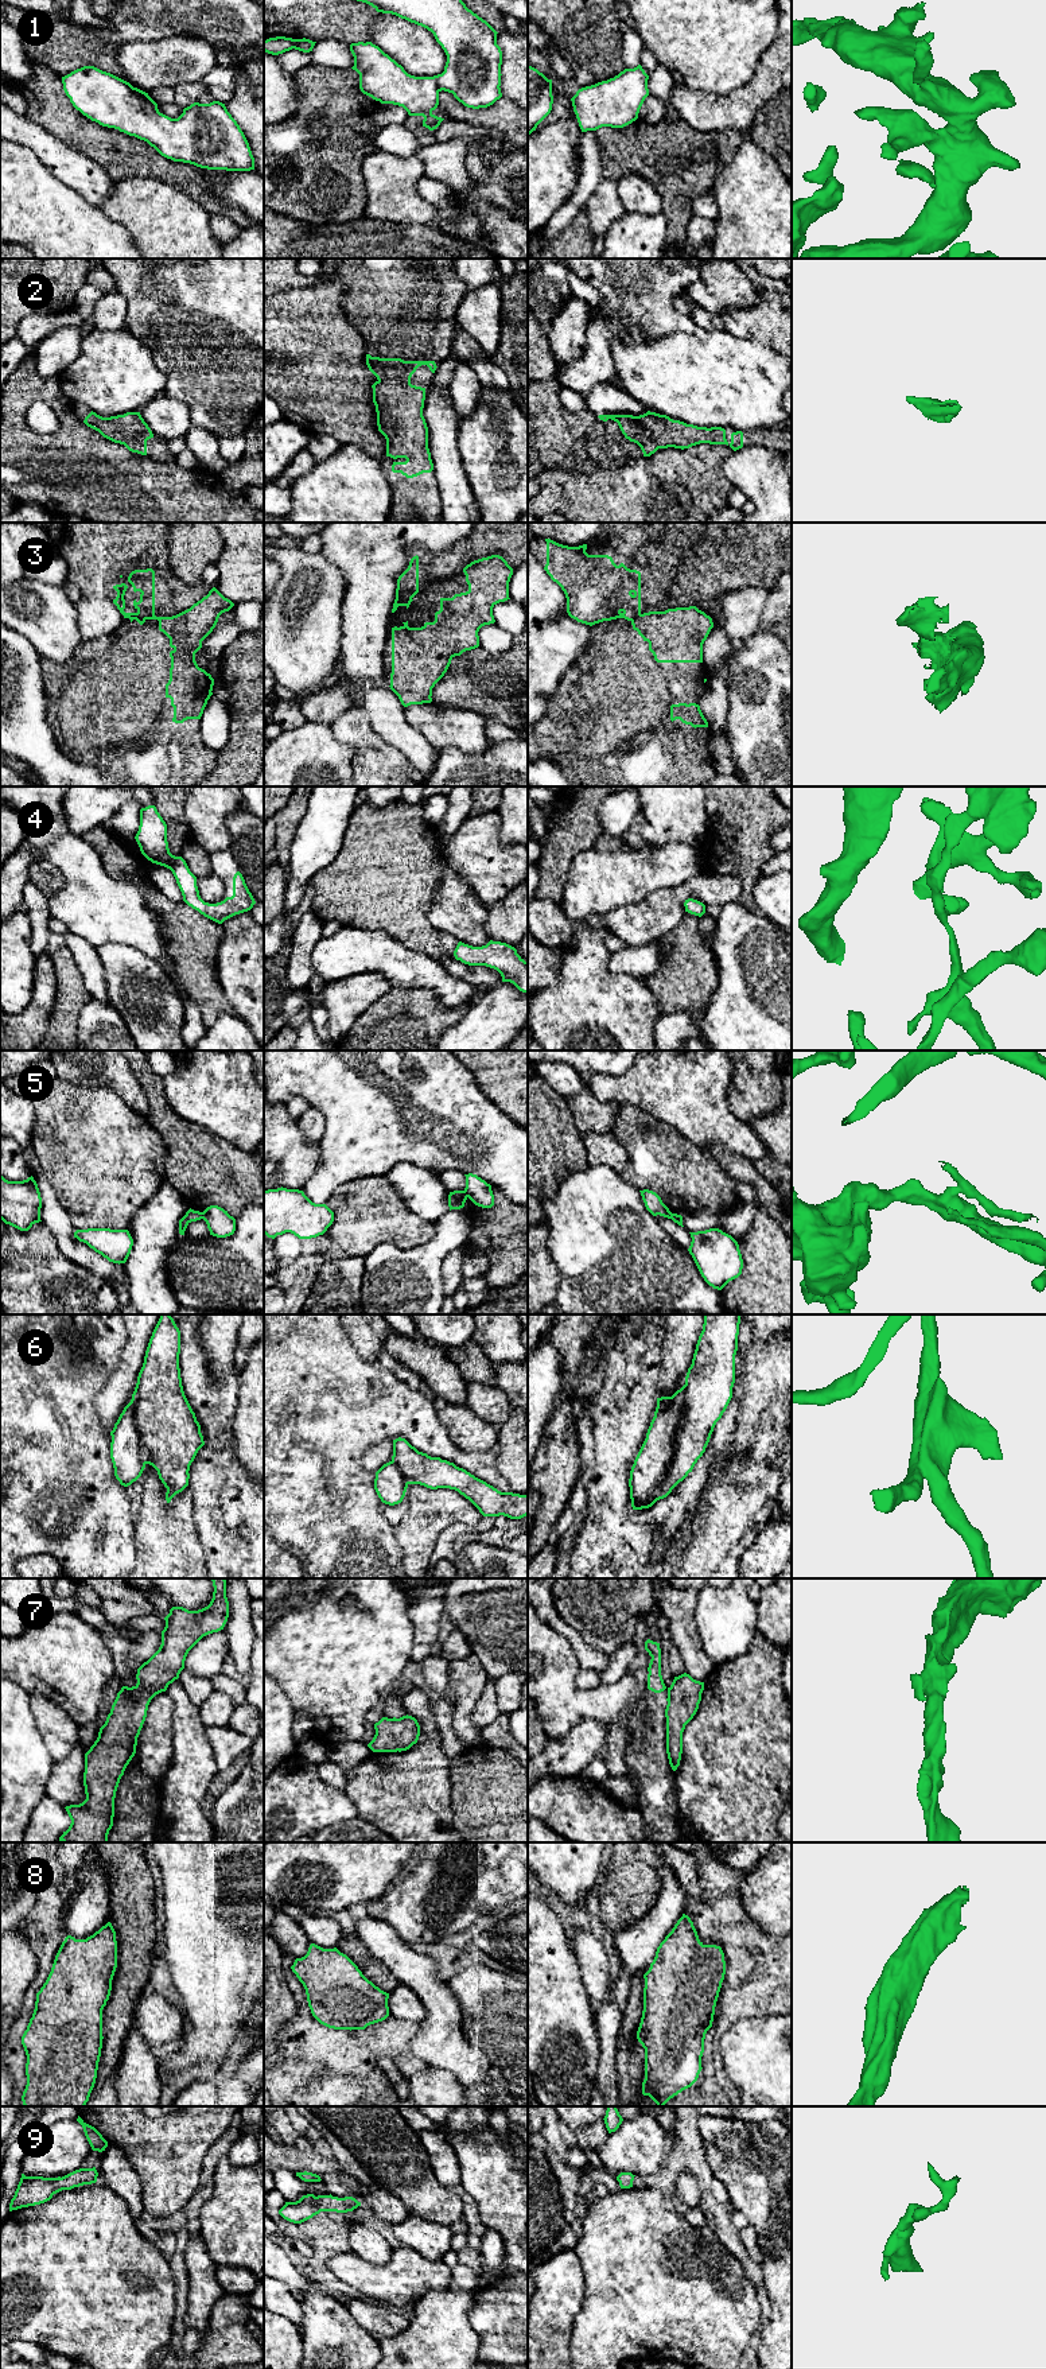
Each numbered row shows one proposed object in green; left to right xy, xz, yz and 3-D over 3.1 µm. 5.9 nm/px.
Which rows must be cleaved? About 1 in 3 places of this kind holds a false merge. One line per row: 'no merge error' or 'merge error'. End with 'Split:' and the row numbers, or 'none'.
1: no merge error
2: no merge error
3: merge error
4: no merge error
5: merge error
6: merge error
7: merge error
8: no merge error
9: no merge error
Split: 3, 5, 6, 7

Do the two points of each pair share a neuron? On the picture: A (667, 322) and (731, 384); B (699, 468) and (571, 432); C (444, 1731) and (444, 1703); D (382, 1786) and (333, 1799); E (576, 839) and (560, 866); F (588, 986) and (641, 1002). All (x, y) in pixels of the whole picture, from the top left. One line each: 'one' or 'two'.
A: two
B: two
C: one
D: two
E: one
F: one

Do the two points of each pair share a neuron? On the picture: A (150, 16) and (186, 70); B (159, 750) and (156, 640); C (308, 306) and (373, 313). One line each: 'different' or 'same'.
A: different
B: same
C: different

